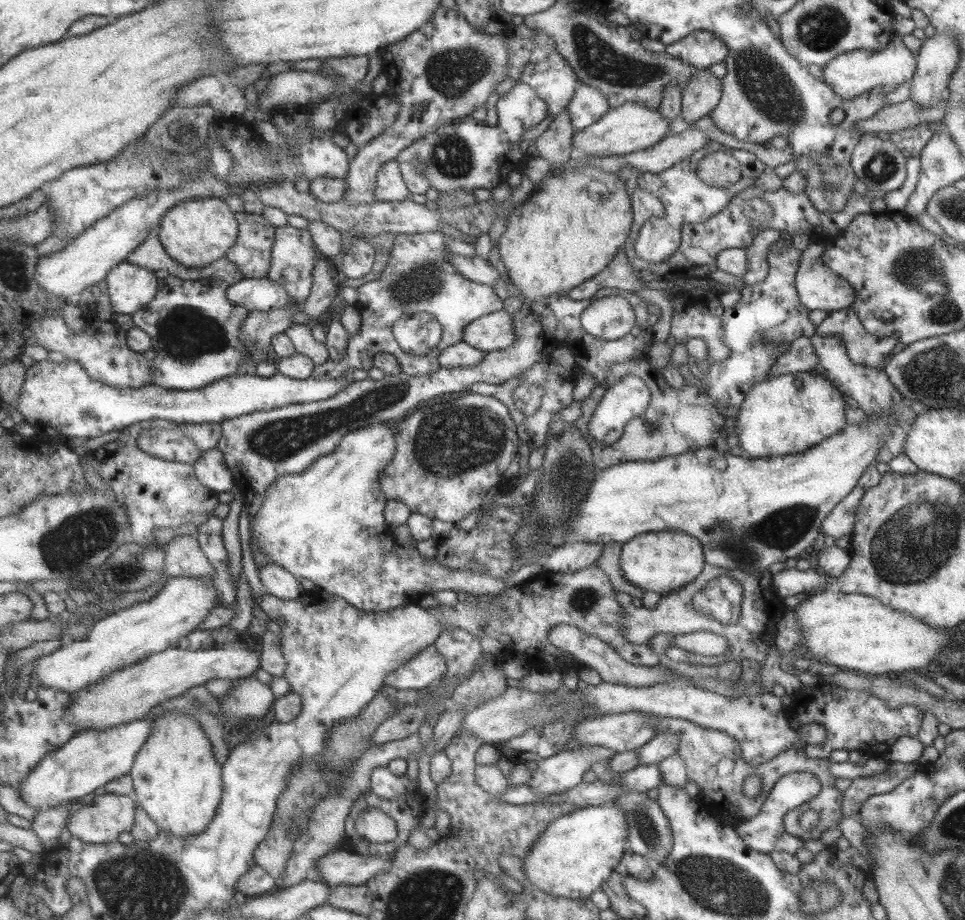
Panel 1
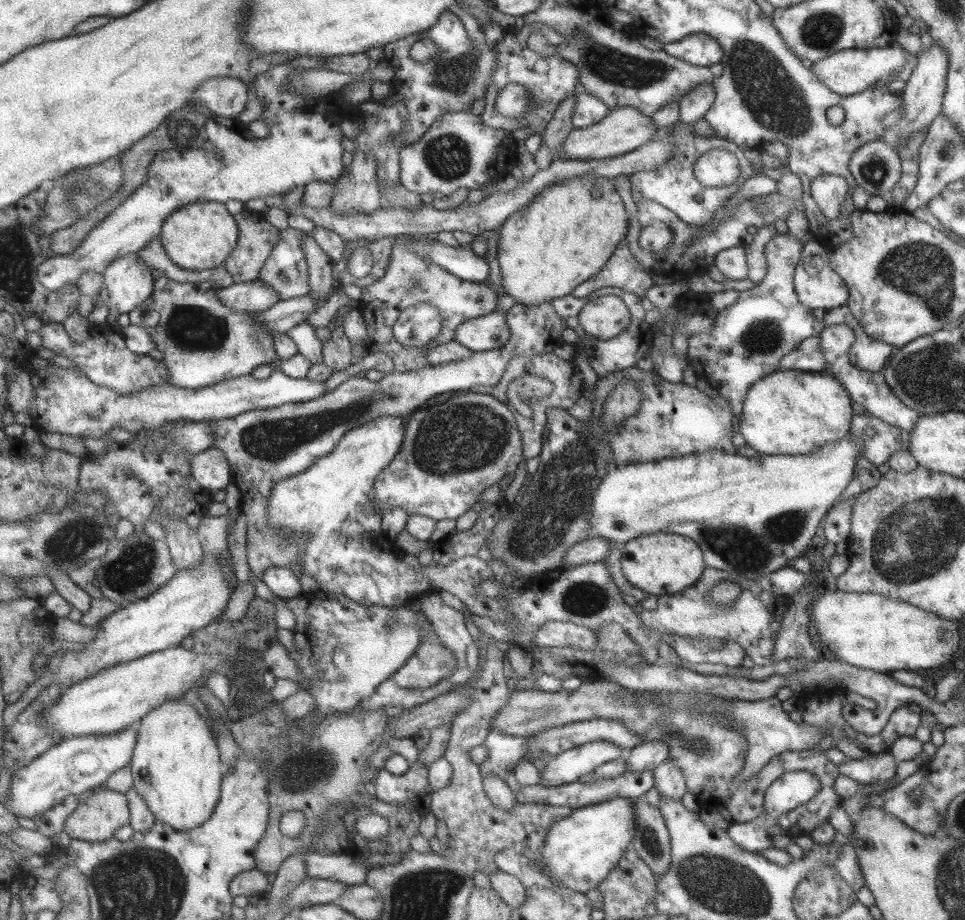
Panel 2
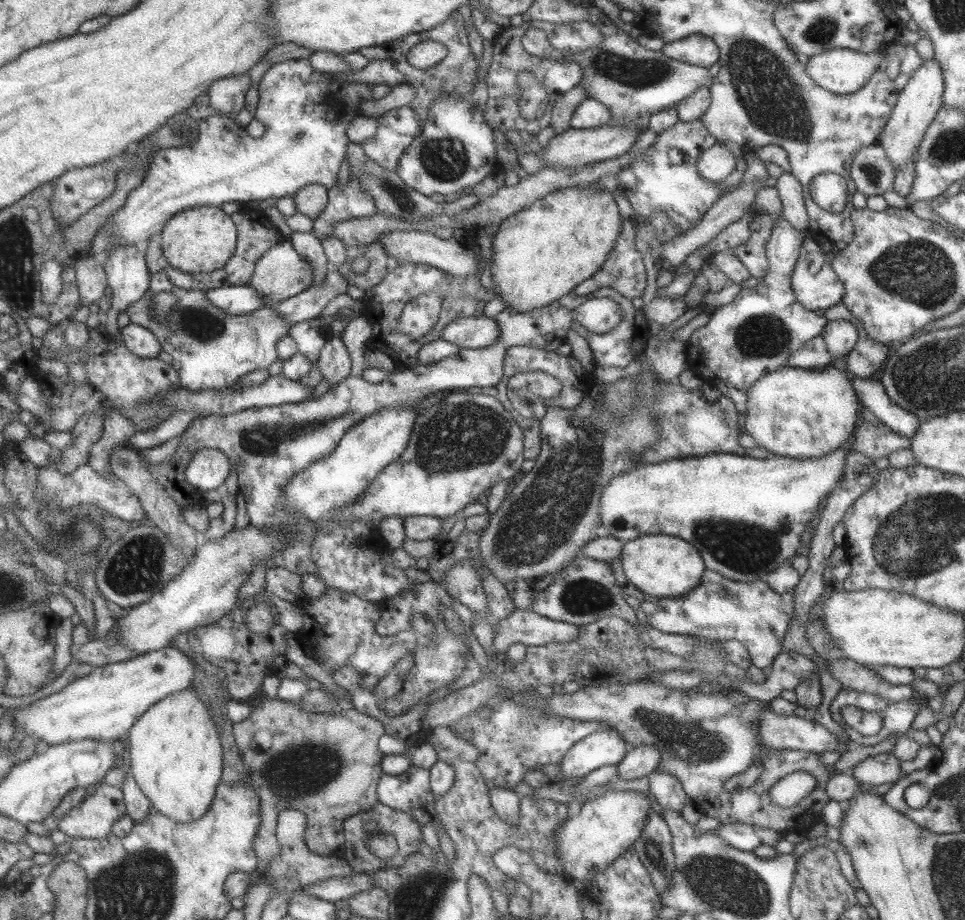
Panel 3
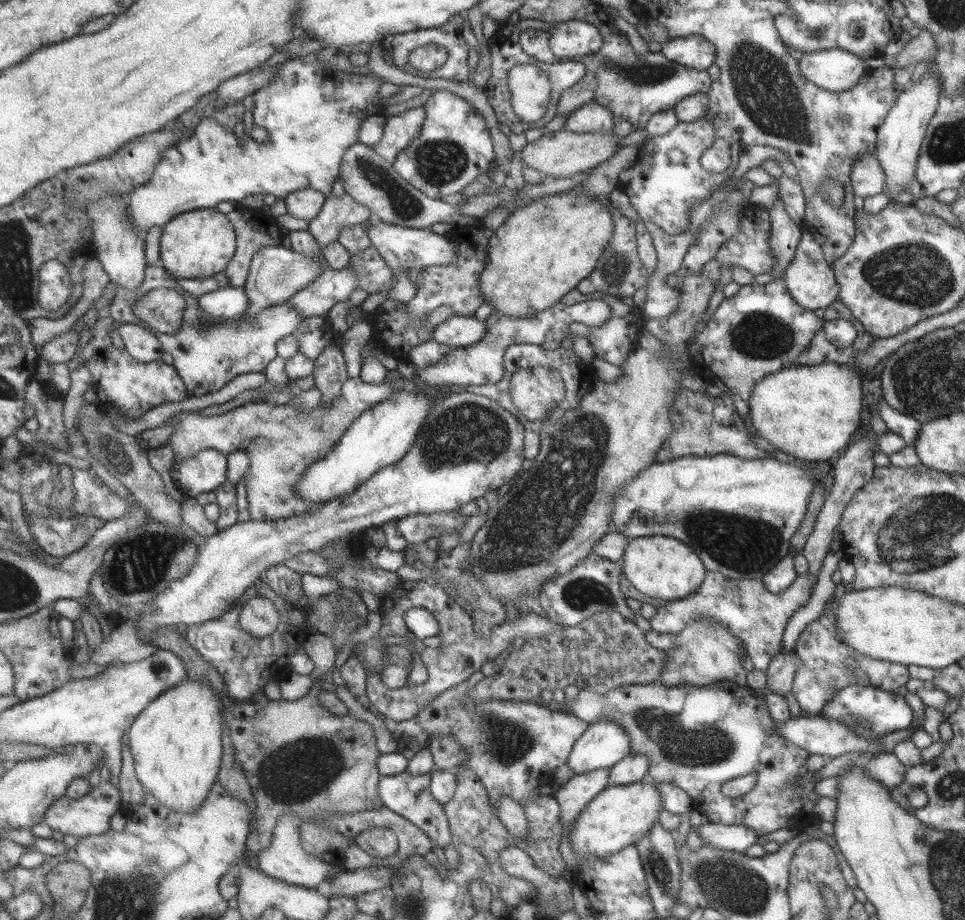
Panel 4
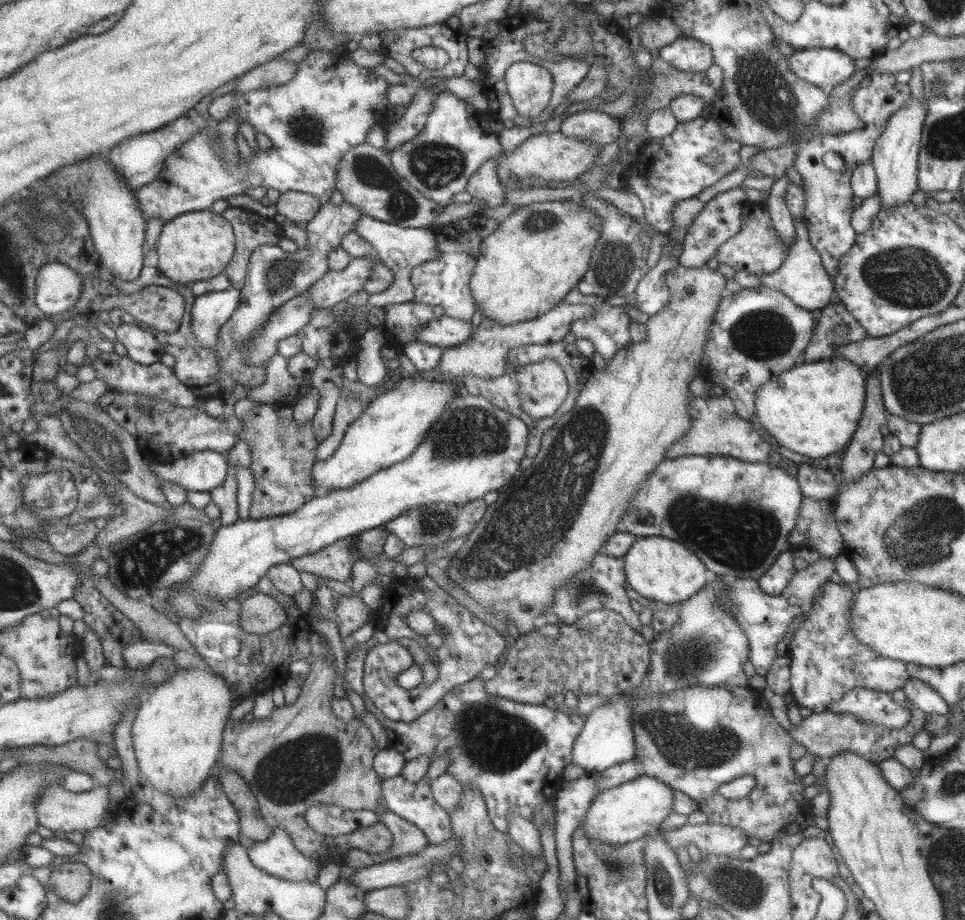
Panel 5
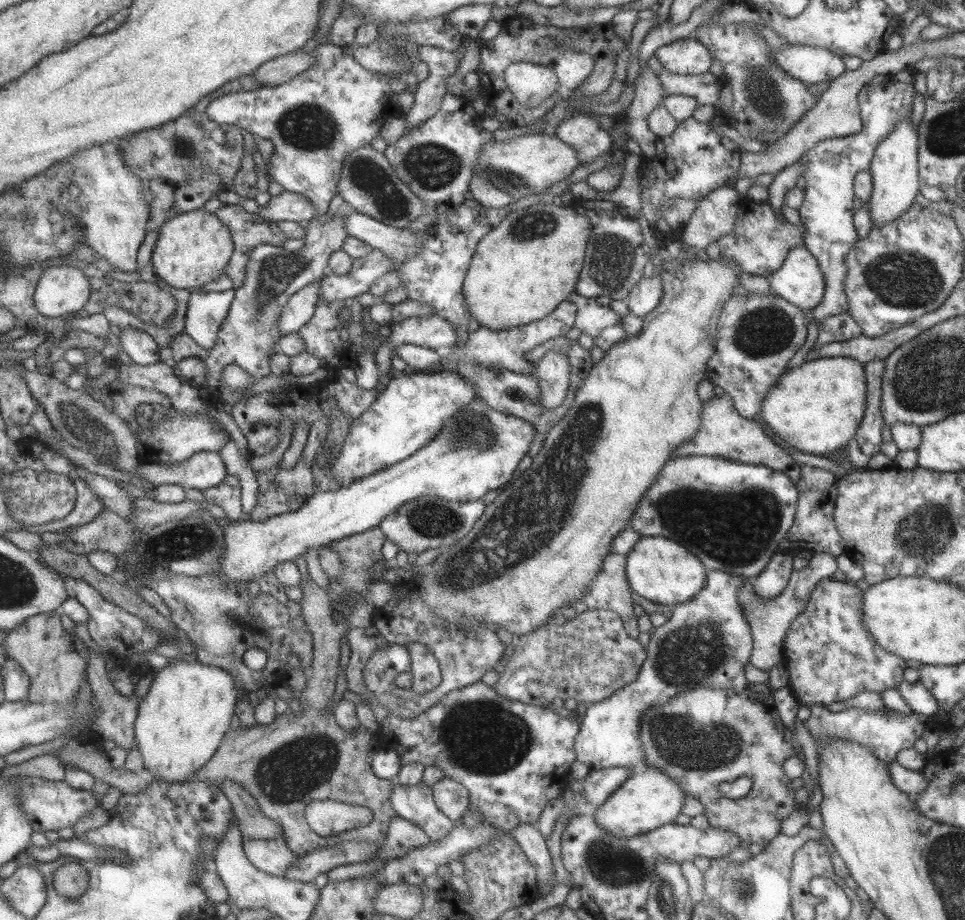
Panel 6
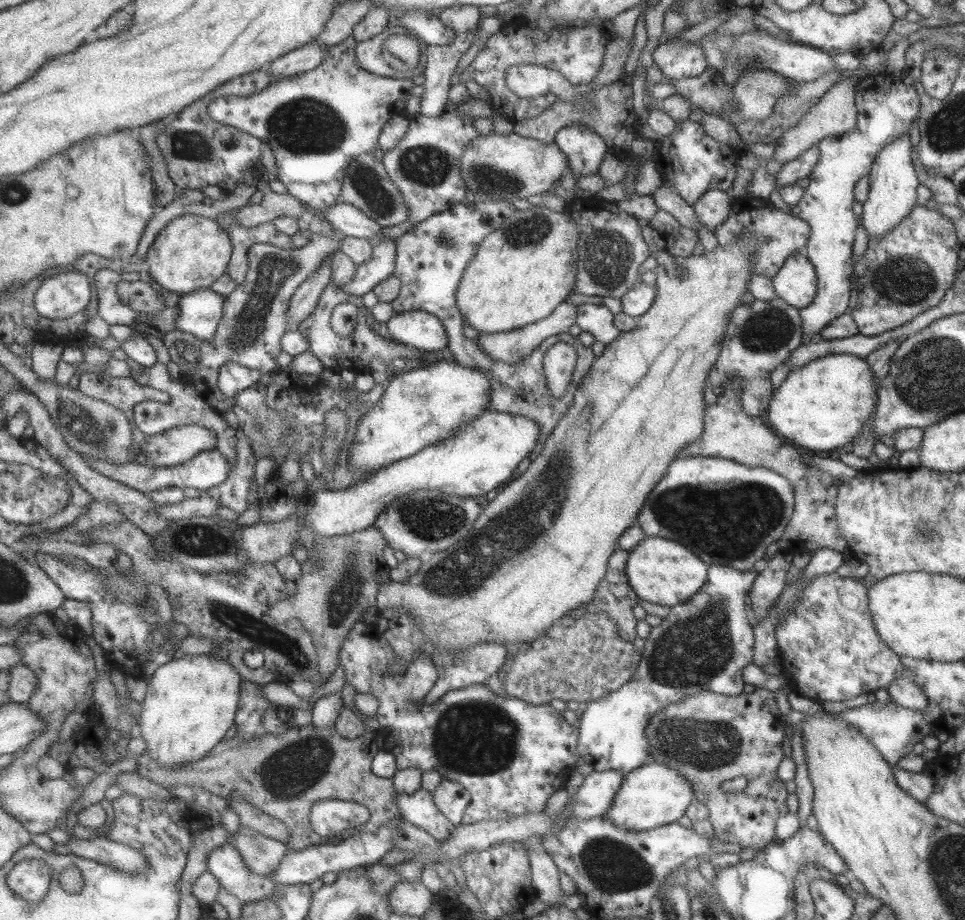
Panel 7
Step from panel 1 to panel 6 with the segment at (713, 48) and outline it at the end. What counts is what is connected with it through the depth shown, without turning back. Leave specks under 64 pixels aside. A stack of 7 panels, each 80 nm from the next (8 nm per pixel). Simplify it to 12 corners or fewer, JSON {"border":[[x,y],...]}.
{"border":[[691,35],[659,46],[662,68],[681,75],[703,74],[712,60]]}

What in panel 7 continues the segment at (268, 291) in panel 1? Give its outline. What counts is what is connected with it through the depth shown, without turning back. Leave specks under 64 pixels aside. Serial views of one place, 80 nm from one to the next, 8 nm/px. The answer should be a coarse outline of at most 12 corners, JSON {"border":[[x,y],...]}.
{"border":[[183,295],[176,328],[213,342],[226,298]]}

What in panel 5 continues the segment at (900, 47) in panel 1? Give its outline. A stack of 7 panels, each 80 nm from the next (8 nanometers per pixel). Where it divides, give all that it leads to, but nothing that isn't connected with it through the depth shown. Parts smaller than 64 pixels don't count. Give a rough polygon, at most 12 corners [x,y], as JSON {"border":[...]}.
{"border":[[794,49],[797,78],[821,89],[846,81],[853,58],[833,49]]}

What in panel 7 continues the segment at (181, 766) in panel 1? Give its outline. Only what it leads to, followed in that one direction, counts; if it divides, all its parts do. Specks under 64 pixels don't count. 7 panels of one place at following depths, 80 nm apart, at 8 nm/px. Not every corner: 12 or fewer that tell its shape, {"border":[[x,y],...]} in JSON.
{"border":[[207,654],[148,679],[140,728],[167,768],[233,731],[242,678]]}

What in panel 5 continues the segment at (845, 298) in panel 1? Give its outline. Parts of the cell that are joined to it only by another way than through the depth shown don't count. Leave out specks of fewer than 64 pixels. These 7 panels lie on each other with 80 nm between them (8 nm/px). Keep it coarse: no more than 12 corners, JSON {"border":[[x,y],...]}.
{"border":[[793,217],[795,240],[779,269],[759,278],[805,310],[834,293],[806,227]]}

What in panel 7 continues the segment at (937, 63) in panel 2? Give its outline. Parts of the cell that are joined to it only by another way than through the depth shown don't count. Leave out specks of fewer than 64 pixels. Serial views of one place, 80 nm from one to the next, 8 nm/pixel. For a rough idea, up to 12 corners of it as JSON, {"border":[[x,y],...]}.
{"border":[[908,135],[871,163],[859,217],[868,238],[891,233],[920,203]]}

